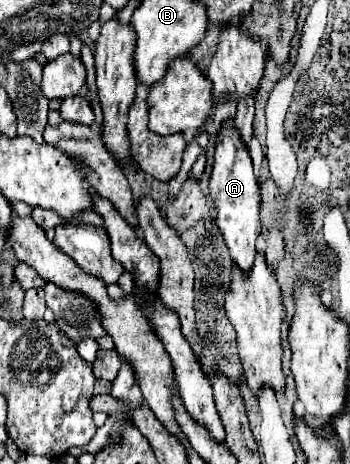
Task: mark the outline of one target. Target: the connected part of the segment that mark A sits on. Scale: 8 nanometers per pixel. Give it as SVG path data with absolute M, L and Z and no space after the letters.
M227 120L217 136L217 148L215 148L215 164L209 180L209 192L217 208L217 226L225 238L225 244L229 248L229 256L233 264L243 272L249 274L255 260L255 240L261 234L261 222L259 222L259 188L253 174L251 156L237 140L237 132L233 132L233 120Z

